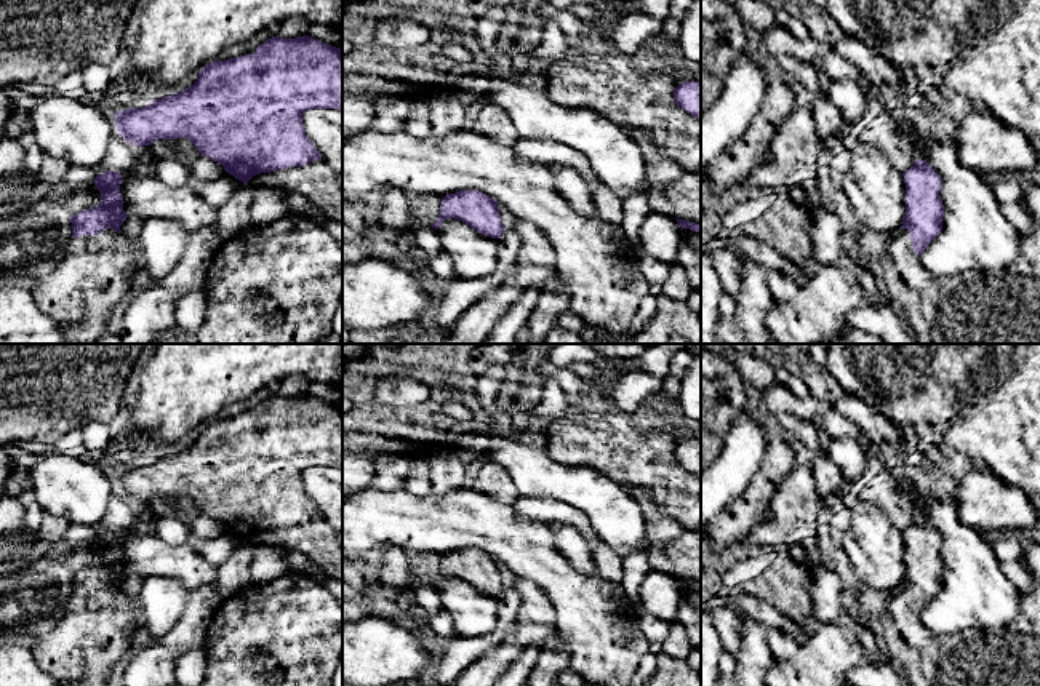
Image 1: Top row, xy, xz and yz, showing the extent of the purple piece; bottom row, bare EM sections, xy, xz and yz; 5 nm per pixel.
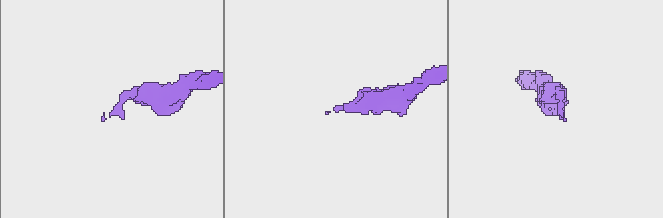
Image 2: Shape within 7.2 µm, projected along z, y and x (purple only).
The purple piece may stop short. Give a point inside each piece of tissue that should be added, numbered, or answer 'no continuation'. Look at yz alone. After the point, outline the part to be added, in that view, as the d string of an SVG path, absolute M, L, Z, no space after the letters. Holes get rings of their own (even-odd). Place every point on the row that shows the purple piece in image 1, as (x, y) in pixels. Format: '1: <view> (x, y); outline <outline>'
1: yz (1002, 307); outline M1040 225L1021 235L1019 257L1003 270L987 275L936 275L930 272L912 249L907 229L896 230L882 259L886 299L906 312L915 344L1040 344Z

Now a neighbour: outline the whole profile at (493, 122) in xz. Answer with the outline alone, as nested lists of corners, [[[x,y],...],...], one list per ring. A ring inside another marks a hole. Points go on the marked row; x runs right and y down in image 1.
[[[482,101],[478,117],[472,126],[506,147],[510,147],[518,138],[518,133],[509,115],[490,101]]]

